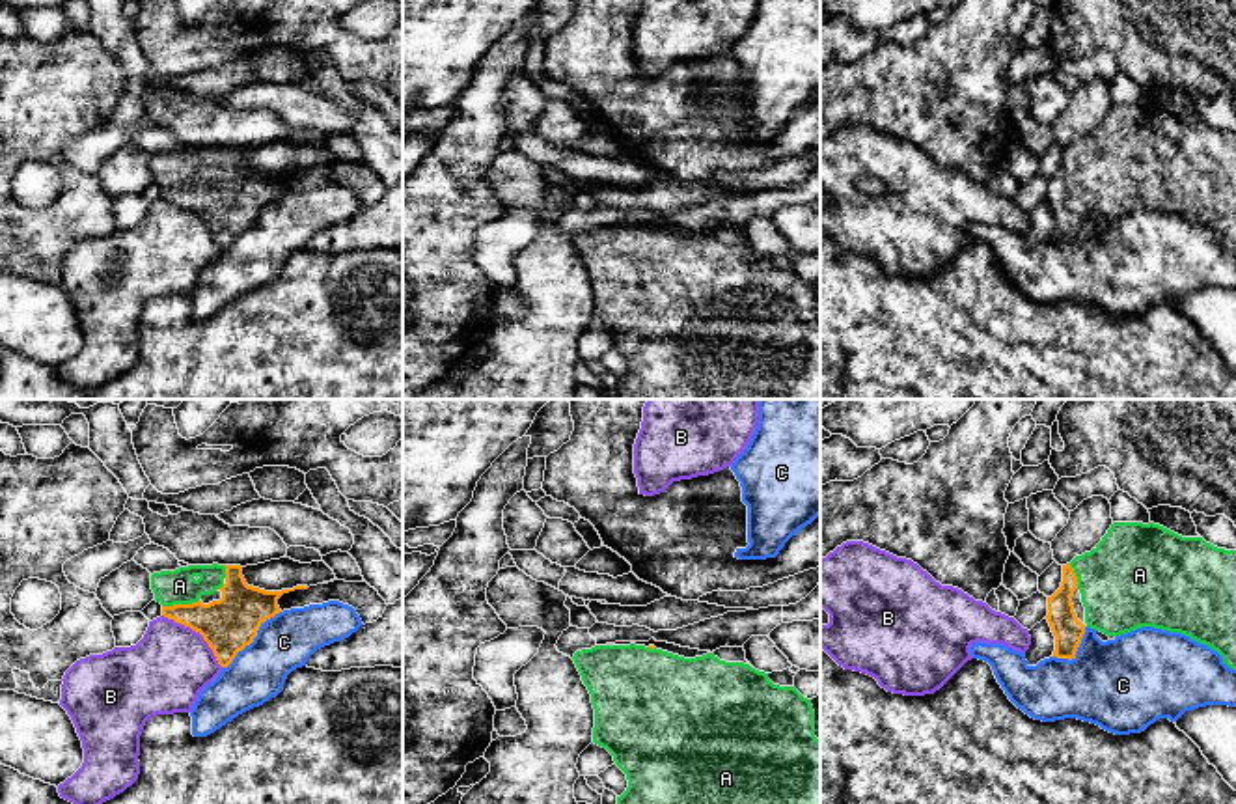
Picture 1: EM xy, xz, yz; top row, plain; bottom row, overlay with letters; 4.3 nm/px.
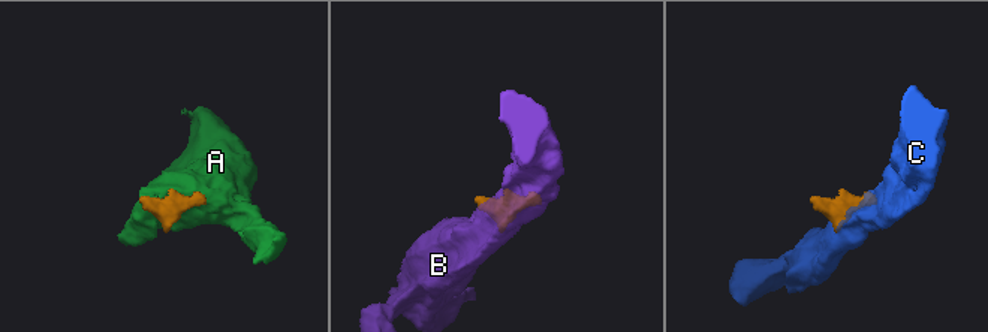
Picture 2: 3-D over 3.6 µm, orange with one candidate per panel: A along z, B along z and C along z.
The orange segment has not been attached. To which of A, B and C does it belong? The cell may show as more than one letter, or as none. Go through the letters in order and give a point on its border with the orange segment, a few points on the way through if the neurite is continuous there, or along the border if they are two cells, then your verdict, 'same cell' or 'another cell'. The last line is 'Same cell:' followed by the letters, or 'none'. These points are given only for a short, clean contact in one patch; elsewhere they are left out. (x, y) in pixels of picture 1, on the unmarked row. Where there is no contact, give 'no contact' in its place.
A: meets orange in xy at (179, 187); same cell
B: meets orange in xy at (198, 213); border along xy (163, 196), (194, 211), (222, 249); another cell
C: meets orange in xy at (252, 222); another cell
Same cell: A

